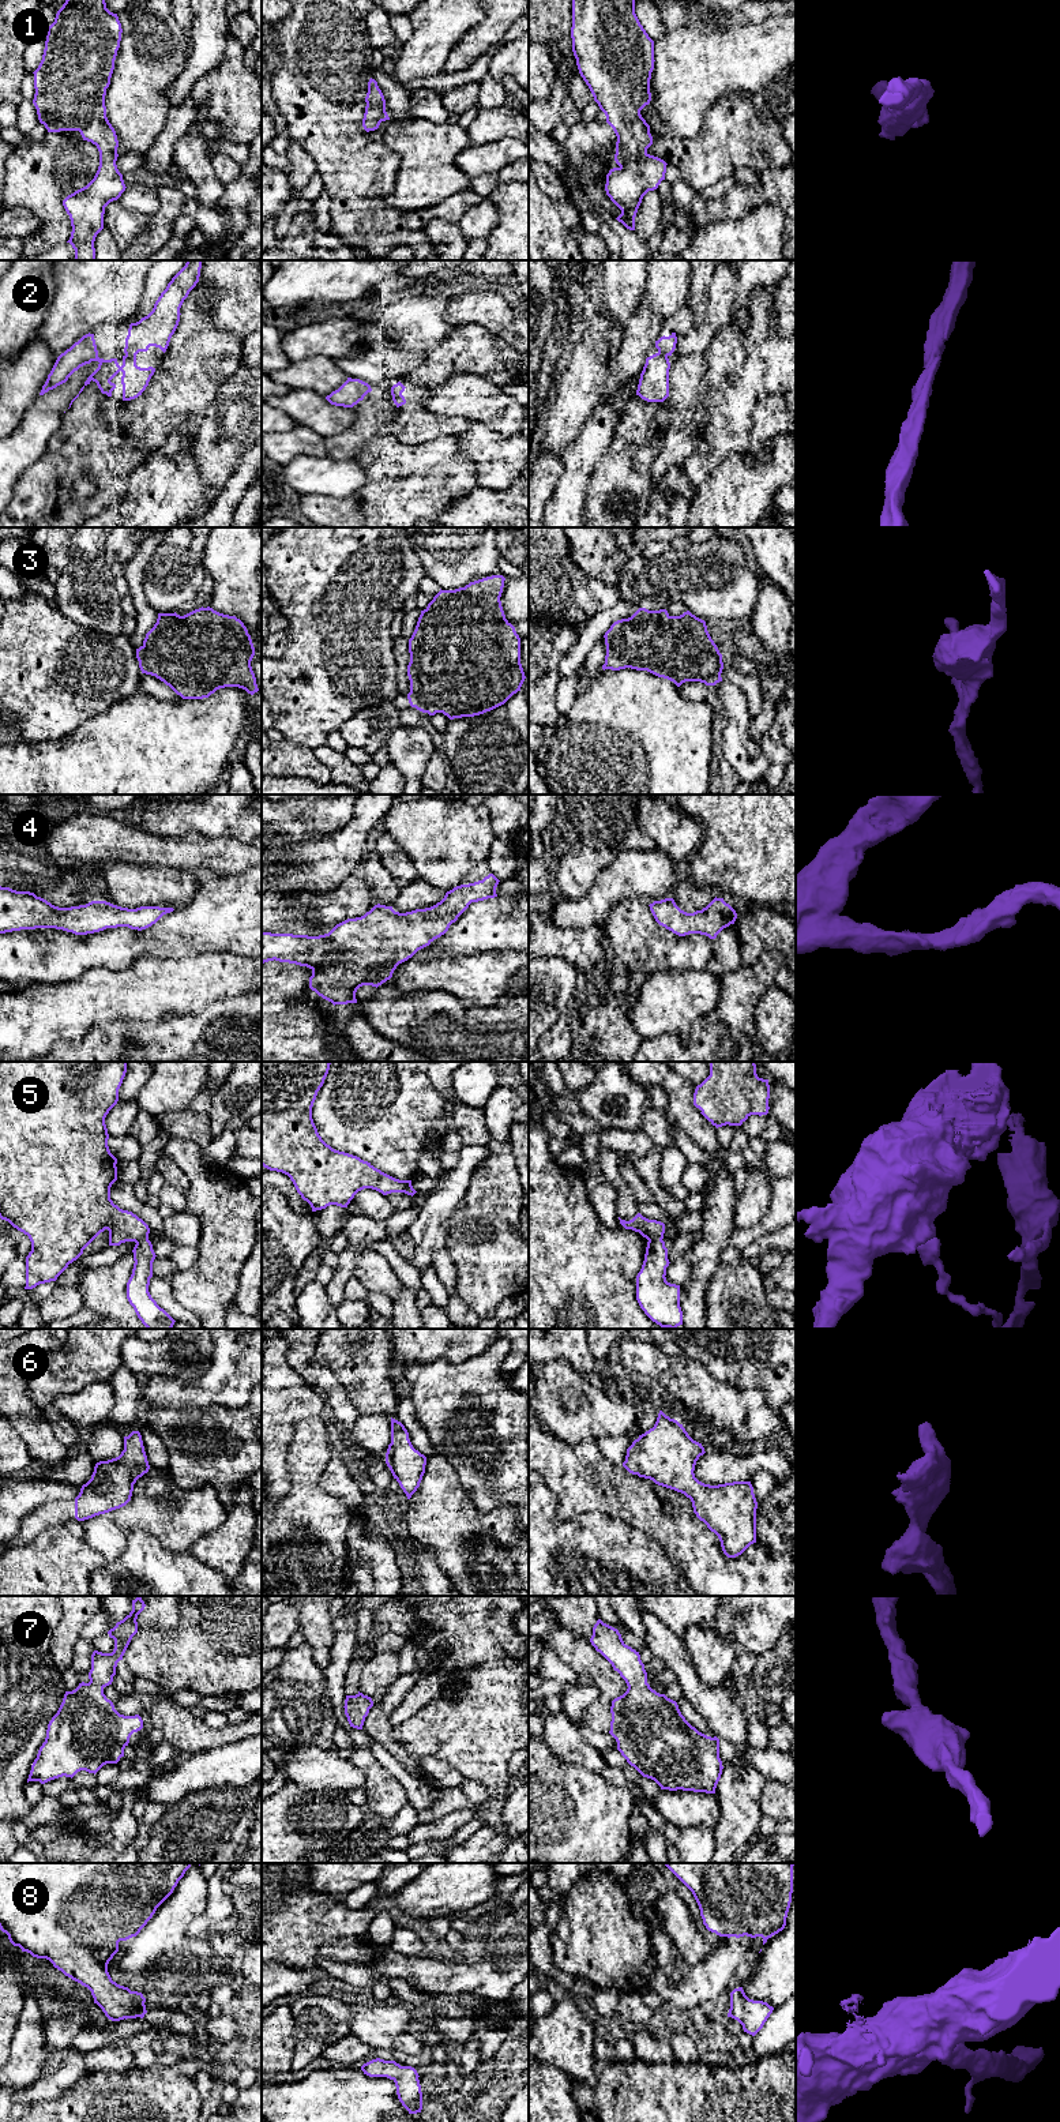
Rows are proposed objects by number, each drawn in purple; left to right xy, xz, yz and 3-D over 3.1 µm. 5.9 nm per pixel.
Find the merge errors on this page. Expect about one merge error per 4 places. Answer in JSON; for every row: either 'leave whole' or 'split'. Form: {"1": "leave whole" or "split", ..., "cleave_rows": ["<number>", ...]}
{"1": "leave whole", "2": "leave whole", "3": "leave whole", "4": "leave whole", "5": "split", "6": "leave whole", "7": "leave whole", "8": "leave whole", "cleave_rows": ["5"]}

